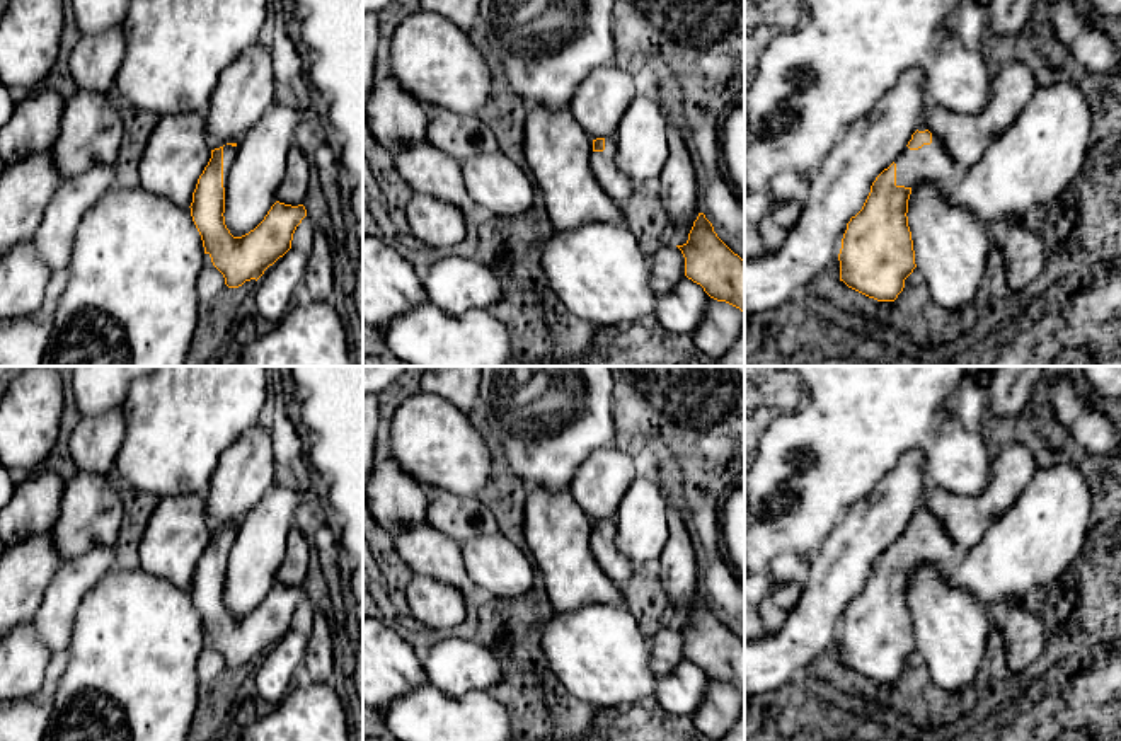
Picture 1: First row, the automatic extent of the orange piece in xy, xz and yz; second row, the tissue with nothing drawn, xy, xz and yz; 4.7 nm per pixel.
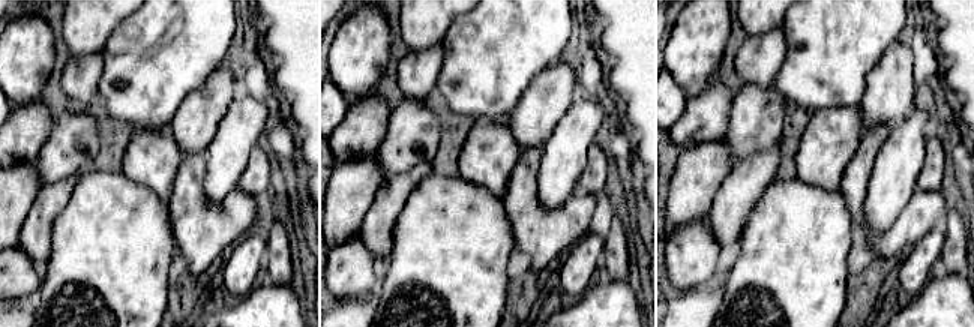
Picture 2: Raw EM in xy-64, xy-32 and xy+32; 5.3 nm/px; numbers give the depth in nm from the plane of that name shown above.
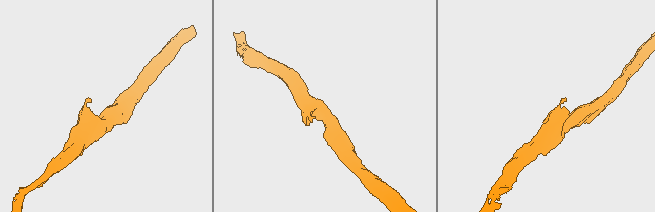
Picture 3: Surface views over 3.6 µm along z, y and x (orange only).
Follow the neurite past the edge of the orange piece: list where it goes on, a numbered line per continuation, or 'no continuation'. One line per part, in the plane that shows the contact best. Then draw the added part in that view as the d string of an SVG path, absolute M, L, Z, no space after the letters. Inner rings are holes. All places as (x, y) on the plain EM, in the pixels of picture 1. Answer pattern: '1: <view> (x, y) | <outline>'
1: xy (229, 534) | M225 526L223 528L223 569L227 571L228 566L228 554L232 549L232 543L235 540L237 528Z

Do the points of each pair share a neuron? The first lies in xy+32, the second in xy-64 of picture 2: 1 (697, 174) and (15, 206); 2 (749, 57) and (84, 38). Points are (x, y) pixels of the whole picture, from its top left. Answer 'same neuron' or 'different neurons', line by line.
1: same neuron
2: different neurons

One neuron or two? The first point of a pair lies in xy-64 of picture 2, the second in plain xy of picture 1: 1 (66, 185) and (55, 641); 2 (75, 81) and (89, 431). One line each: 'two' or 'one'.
1: one
2: one

